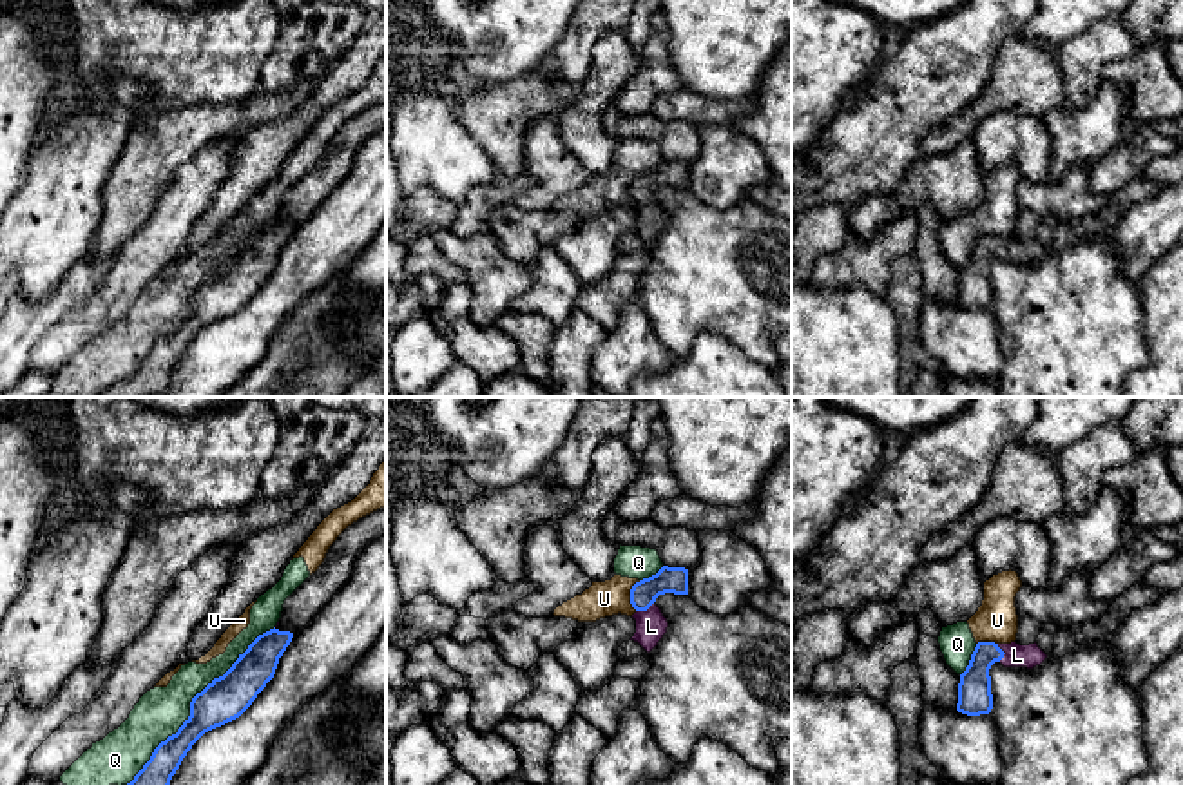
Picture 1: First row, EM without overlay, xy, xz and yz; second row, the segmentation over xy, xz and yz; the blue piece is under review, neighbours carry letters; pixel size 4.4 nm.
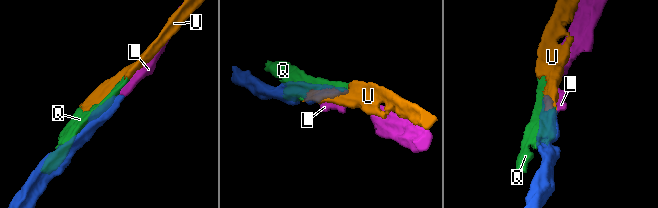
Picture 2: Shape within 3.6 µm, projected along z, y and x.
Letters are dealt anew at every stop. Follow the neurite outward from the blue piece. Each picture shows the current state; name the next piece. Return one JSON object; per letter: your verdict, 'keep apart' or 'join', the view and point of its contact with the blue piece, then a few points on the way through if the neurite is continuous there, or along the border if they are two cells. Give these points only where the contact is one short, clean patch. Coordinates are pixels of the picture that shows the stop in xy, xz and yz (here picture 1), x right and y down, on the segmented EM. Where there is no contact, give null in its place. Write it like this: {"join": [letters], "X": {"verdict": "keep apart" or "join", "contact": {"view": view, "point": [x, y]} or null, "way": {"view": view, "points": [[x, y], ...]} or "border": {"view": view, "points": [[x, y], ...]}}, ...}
{"join": ["L"], "L": {"verdict": "join", "contact": {"view": "xz", "point": [644, 610]}}, "Q": {"verdict": "keep apart", "contact": {"view": "xy", "point": [191, 702]}}, "U": {"verdict": "keep apart", "contact": {"view": "xz", "point": [631, 595]}, "border": {"view": "xz", "points": [[640, 581], [631, 590], [631, 604], [636, 610]]}}}

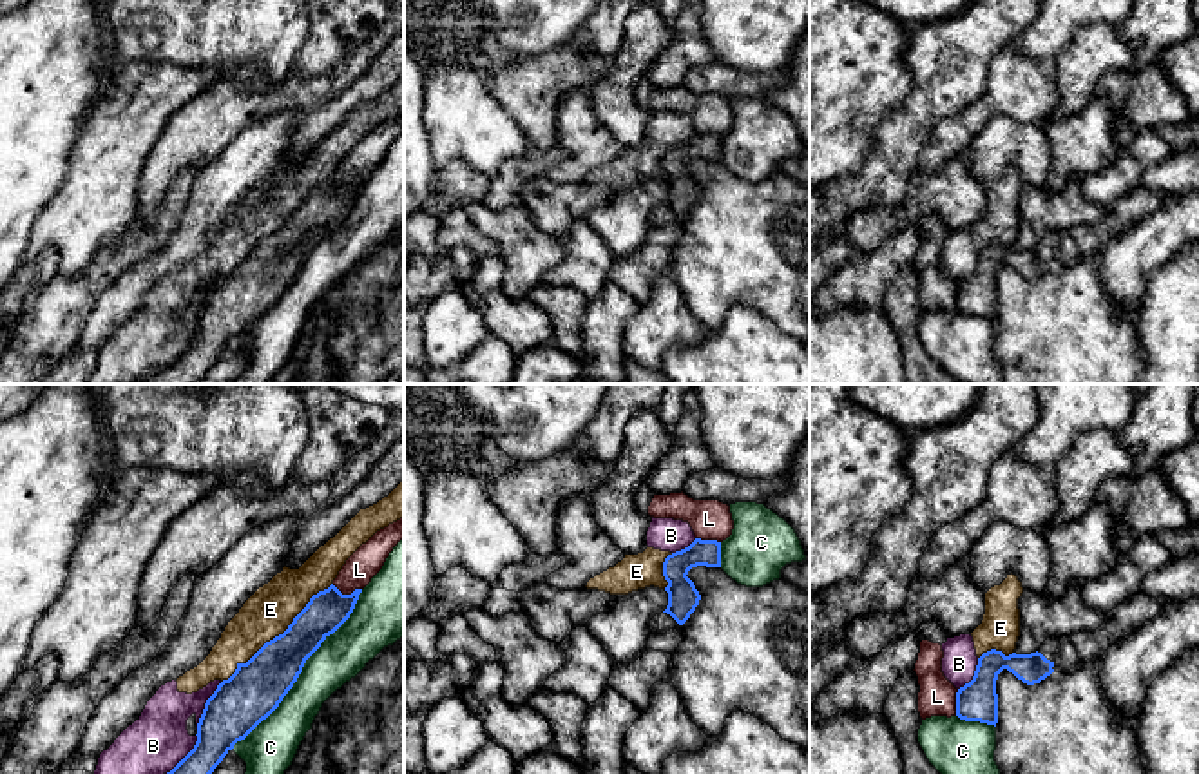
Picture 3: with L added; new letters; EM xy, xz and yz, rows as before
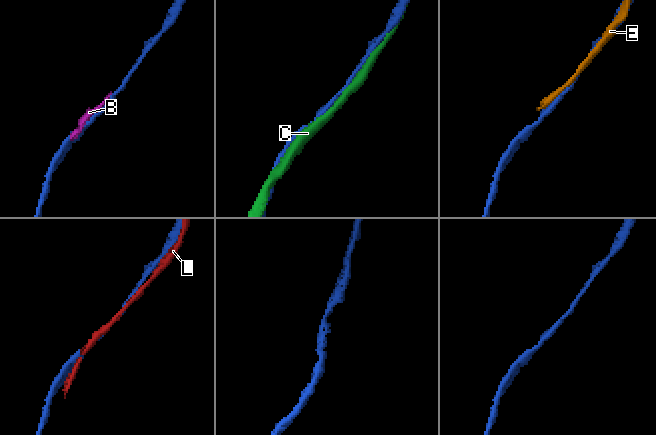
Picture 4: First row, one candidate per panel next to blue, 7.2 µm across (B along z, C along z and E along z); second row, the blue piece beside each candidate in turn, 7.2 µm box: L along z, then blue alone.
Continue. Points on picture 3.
{"join": [], "B": {"verdict": "keep apart", "contact": {"view": "xy", "point": [205, 706]}}, "C": {"verdict": "keep apart", "contact": {"view": "xy", "point": [301, 671]}}, "E": {"verdict": "keep apart", "contact": {"view": "xy", "point": [279, 635]}}, "L": {"verdict": "keep apart", "contact": {"view": "xy", "point": [346, 595]}}}

